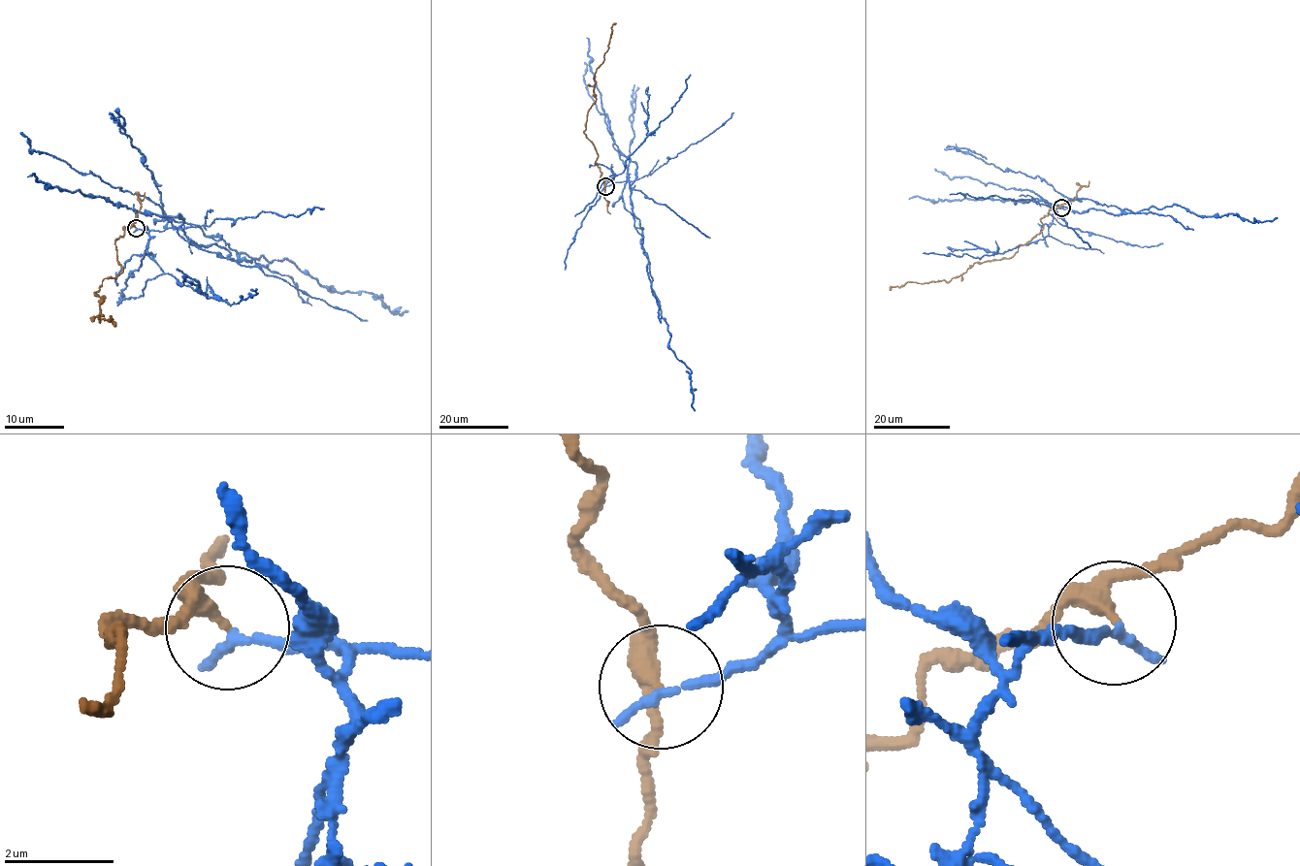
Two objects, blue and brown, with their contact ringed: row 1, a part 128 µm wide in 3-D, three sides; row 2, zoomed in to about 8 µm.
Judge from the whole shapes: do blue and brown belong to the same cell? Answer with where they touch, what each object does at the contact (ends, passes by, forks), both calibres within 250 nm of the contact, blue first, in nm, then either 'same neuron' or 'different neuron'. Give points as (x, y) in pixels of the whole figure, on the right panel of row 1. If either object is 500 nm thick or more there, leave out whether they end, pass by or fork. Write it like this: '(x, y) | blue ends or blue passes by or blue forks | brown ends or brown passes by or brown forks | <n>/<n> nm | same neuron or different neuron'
(1061, 208) | blue ends | brown passes by | 200/200 nm | different neuron

